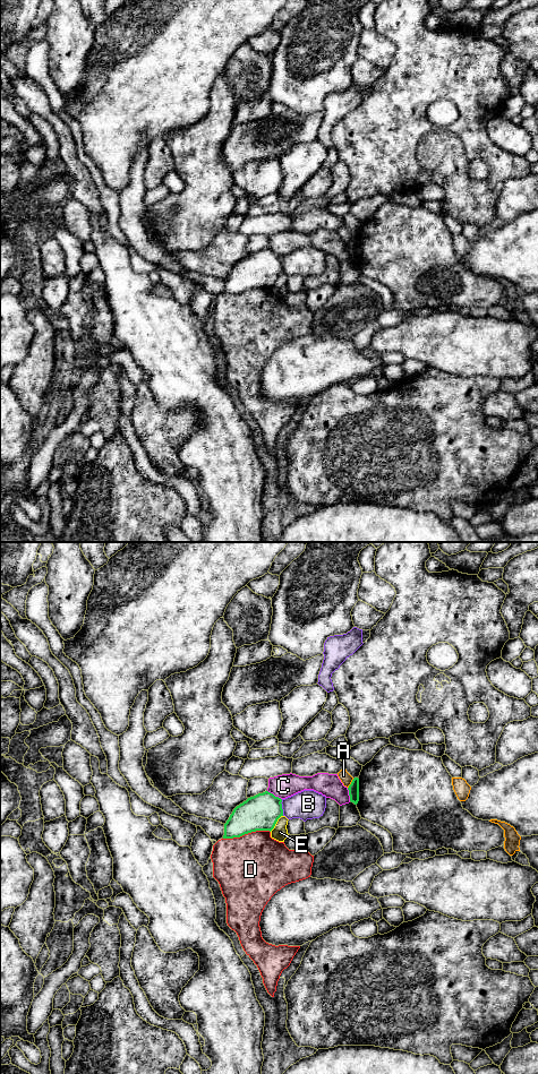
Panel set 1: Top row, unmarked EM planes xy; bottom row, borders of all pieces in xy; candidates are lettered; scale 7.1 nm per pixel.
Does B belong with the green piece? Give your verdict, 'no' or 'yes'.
no

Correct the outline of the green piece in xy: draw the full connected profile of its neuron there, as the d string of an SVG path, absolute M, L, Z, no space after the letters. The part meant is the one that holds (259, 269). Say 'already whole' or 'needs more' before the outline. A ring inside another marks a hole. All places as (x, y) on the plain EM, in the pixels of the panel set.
already whole; M265 248L237 263L224 281L223 295L240 294L256 287L272 287L283 273L282 256Z

